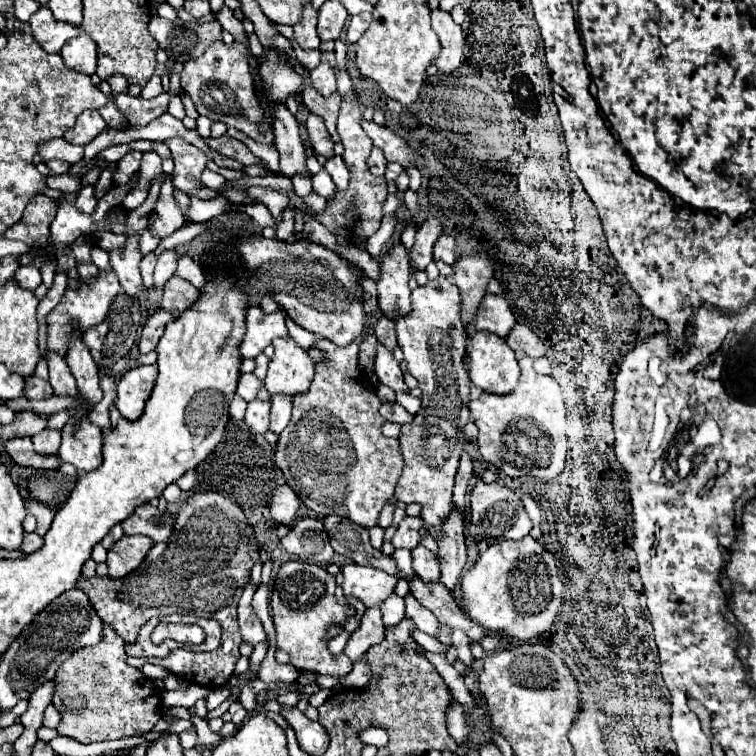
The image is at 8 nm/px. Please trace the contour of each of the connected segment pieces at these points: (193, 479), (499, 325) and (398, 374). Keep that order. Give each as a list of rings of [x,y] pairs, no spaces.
[[[195,470],[185,472],[185,474],[177,480],[177,486],[179,486],[181,490],[185,490],[185,492],[191,492],[191,490],[197,486],[197,474],[195,474]]]
[[[485,294],[483,302],[477,310],[477,320],[475,320],[477,330],[487,330],[501,338],[507,338],[509,330],[513,330],[515,324],[517,324],[517,320],[515,320],[507,300],[503,296]]]
[[[377,346],[377,358],[375,358],[375,372],[381,380],[381,384],[389,386],[395,392],[409,392],[407,384],[403,382],[403,372],[399,368],[399,362],[395,362],[393,354],[385,346]]]

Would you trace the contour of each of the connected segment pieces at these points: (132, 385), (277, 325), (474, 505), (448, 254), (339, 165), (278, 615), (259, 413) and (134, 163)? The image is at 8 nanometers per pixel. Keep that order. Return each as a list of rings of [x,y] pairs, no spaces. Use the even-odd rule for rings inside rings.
[[[137,366],[125,372],[117,384],[115,406],[127,420],[137,420],[155,386],[157,366]]]
[[[259,306],[249,308],[247,332],[245,332],[245,340],[241,342],[241,356],[255,358],[273,342],[273,338],[289,338],[289,332],[285,326],[285,312],[277,310],[277,312],[265,314]]]
[[[477,482],[473,492],[471,492],[471,522],[469,522],[469,534],[477,540],[481,550],[485,546],[491,546],[493,542],[501,542],[503,538],[507,540],[521,540],[531,532],[531,520],[523,508],[523,502],[519,494],[509,490],[507,486],[499,482]]]
[[[443,234],[433,248],[433,258],[443,260],[445,264],[453,264],[455,262],[455,238]]]
[[[333,156],[333,158],[329,158],[329,160],[325,162],[323,168],[325,168],[325,172],[331,176],[331,180],[335,182],[335,186],[337,186],[339,190],[347,188],[347,182],[349,182],[349,170],[345,168],[341,156]]]
[[[287,562],[279,568],[271,594],[271,616],[277,630],[277,648],[289,652],[291,664],[297,670],[345,678],[351,672],[353,662],[345,654],[333,656],[329,652],[327,630],[331,626],[343,628],[345,622],[355,614],[355,608],[343,606],[335,600],[335,576],[331,576],[323,566],[307,562]]]
[[[253,400],[247,406],[245,412],[245,422],[259,434],[265,434],[269,430],[269,408],[271,408],[271,400]]]
[[[129,152],[117,162],[117,172],[115,172],[115,184],[127,184],[127,180],[139,170],[143,152]]]

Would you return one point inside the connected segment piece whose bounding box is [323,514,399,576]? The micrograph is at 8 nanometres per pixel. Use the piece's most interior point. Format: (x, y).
(347, 538)

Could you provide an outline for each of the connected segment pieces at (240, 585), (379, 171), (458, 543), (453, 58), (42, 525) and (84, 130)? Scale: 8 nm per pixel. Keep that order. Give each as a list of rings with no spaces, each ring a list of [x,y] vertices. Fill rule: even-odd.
[[[193,492],[179,506],[175,518],[173,538],[155,544],[133,574],[121,580],[99,576],[79,578],[75,588],[85,590],[97,616],[119,634],[137,634],[151,616],[167,616],[175,612],[219,620],[223,626],[221,652],[197,654],[177,650],[165,658],[127,658],[127,664],[131,666],[139,668],[145,662],[153,662],[183,676],[191,684],[213,690],[213,686],[223,686],[233,674],[239,658],[239,644],[243,642],[237,626],[237,604],[253,568],[253,558],[249,556],[251,536],[245,530],[245,516],[237,516],[237,504],[219,492]]]
[[[373,148],[373,150],[371,150],[371,156],[369,156],[369,160],[367,160],[367,164],[369,164],[371,174],[375,174],[375,176],[383,176],[383,174],[385,174],[387,160],[385,160],[385,156],[381,154],[381,150]]]
[[[451,512],[447,522],[443,524],[443,540],[439,542],[439,564],[441,564],[441,582],[455,590],[461,582],[461,572],[467,562],[467,546],[463,534],[463,522],[457,512]]]
[[[439,8],[431,12],[431,20],[433,20],[433,30],[437,32],[437,36],[441,40],[441,54],[433,64],[441,72],[449,74],[449,72],[457,70],[459,64],[463,62],[463,46],[465,46],[463,30],[459,24],[453,22],[449,12],[443,12]]]
[[[25,500],[25,508],[29,514],[33,514],[37,518],[37,534],[43,536],[47,534],[47,530],[51,528],[51,522],[53,522],[53,510],[51,506],[47,504],[41,504],[41,502],[33,502],[33,500]]]
[[[85,110],[79,120],[75,122],[75,126],[69,130],[69,134],[65,132],[65,140],[73,142],[73,144],[85,146],[89,144],[95,136],[99,136],[103,130],[107,128],[105,120],[101,118],[101,114],[97,110]]]

